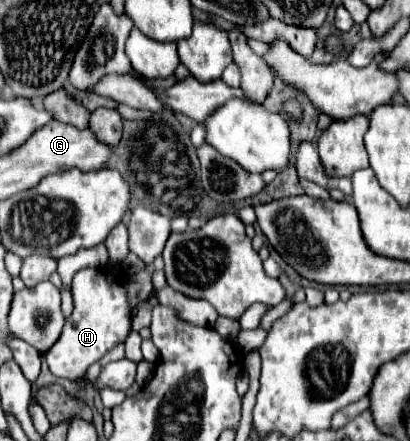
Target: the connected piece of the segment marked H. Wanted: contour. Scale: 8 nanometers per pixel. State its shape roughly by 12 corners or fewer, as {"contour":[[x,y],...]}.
{"contour":[[106,269],[72,279],[74,311],[46,351],[56,377],[84,377],[132,329]]}

